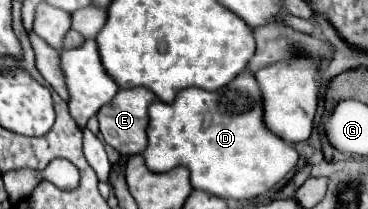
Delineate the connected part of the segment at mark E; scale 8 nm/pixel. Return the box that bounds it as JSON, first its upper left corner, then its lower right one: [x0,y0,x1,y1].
[97,88,155,156]

